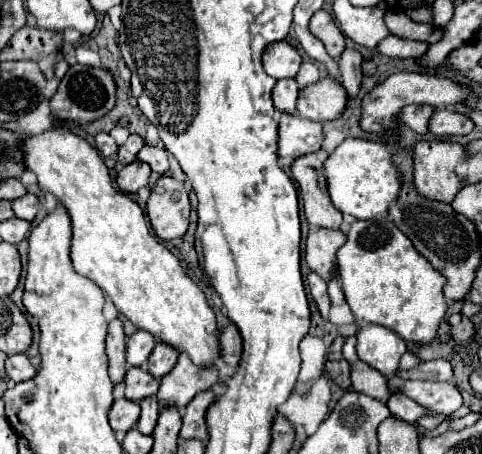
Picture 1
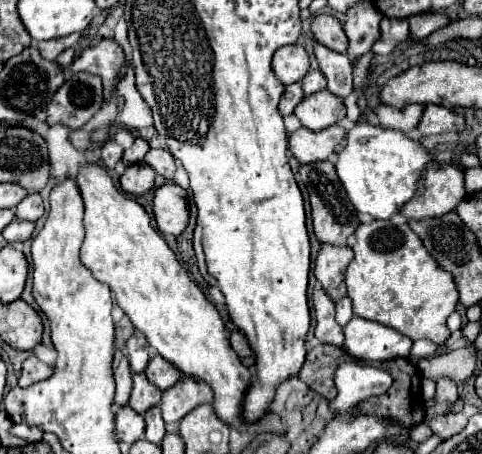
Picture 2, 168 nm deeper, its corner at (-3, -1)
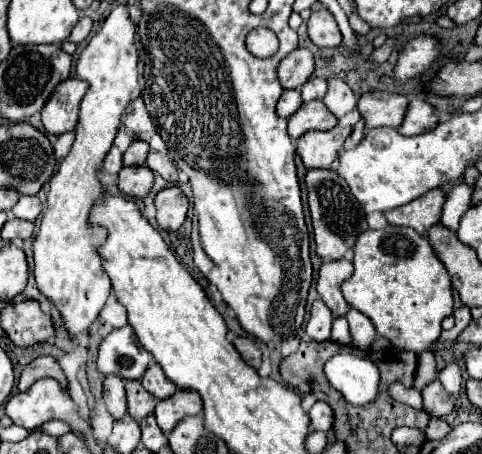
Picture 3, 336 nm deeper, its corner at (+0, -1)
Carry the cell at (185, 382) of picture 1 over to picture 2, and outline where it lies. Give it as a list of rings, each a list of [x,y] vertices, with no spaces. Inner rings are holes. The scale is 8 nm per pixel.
[[[181,379],[177,385],[167,389],[161,399],[161,415],[165,423],[179,421],[191,409],[203,403],[213,401],[213,391],[205,381],[197,379]]]

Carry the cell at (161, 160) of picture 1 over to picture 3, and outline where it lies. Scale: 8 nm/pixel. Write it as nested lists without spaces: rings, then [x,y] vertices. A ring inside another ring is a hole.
[[[150,151],[148,153],[148,159],[146,159],[146,165],[154,173],[162,175],[166,181],[170,181],[170,183],[176,183],[178,181],[178,169],[174,167],[174,163],[172,163],[172,159],[168,155],[160,155],[160,153]]]

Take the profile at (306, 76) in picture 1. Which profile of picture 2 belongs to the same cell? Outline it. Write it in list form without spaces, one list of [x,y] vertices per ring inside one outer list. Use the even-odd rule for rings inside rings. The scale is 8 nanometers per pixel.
[[[309,71],[309,73],[303,77],[301,85],[303,85],[305,95],[311,95],[311,93],[317,93],[317,91],[325,89],[325,87],[327,87],[327,79],[323,77],[321,71]]]

